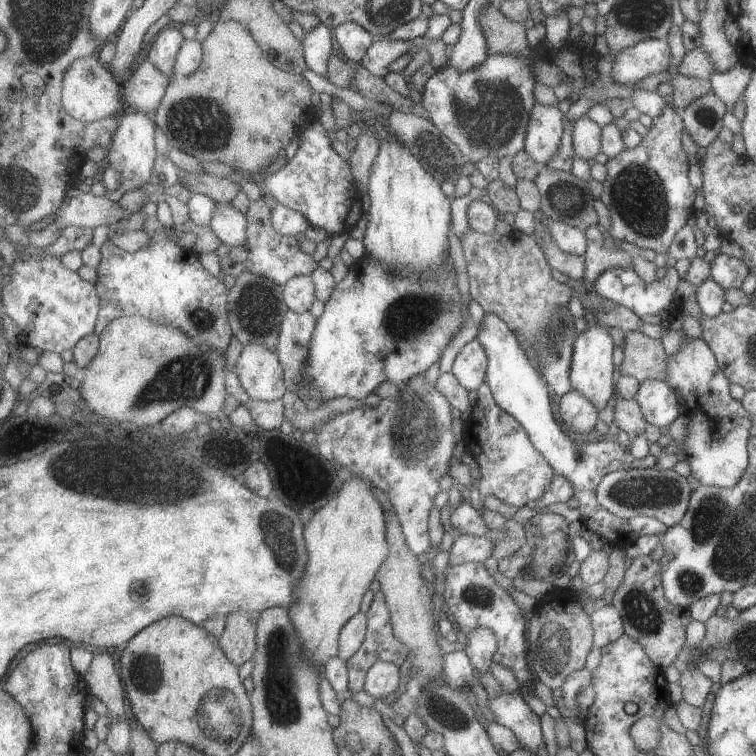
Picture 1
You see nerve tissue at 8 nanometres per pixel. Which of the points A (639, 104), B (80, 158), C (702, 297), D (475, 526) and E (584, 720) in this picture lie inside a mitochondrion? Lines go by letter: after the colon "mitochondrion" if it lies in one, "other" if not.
A: other
B: other
C: other
D: other
E: other

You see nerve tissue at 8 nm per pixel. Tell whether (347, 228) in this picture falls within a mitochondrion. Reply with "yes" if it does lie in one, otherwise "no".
no

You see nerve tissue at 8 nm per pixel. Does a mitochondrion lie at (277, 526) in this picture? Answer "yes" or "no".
yes

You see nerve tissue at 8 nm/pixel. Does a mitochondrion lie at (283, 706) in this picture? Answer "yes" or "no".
yes

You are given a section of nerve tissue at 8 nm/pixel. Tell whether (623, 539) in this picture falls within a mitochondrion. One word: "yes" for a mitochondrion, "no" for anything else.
no

